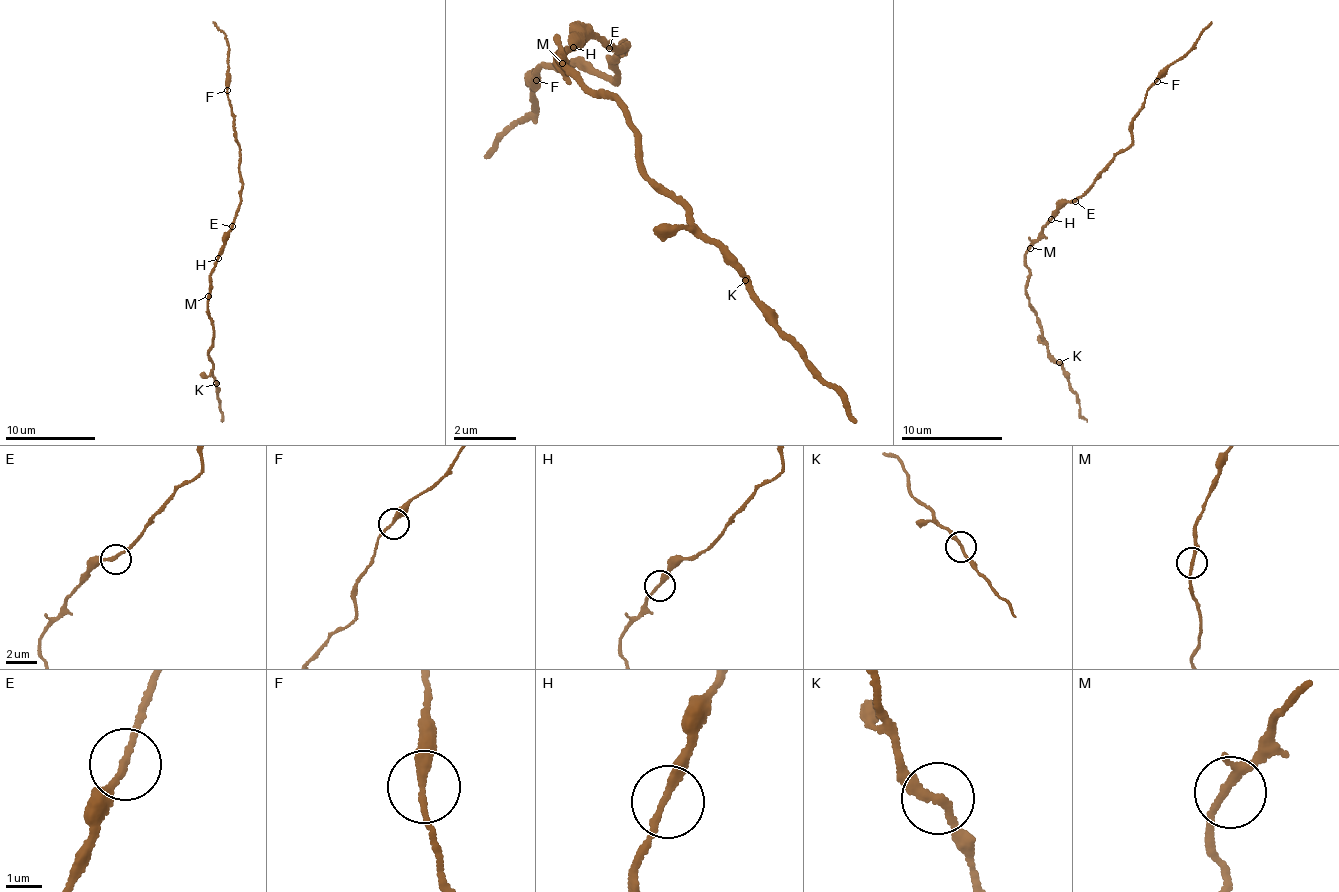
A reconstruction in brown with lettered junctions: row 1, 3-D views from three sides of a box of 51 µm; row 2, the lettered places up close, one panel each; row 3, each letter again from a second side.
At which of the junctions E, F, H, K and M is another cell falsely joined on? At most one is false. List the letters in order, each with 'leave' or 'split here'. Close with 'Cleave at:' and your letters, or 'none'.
E: leave
F: leave
H: leave
K: leave
M: leave
Cleave at: none

